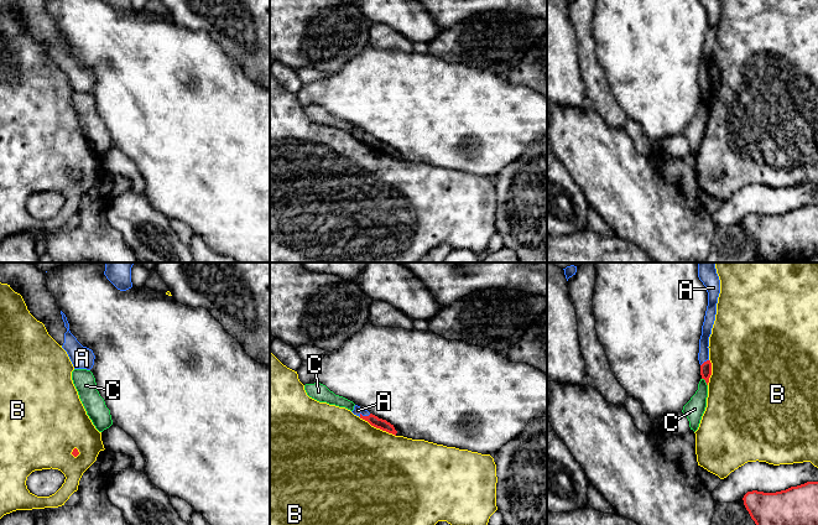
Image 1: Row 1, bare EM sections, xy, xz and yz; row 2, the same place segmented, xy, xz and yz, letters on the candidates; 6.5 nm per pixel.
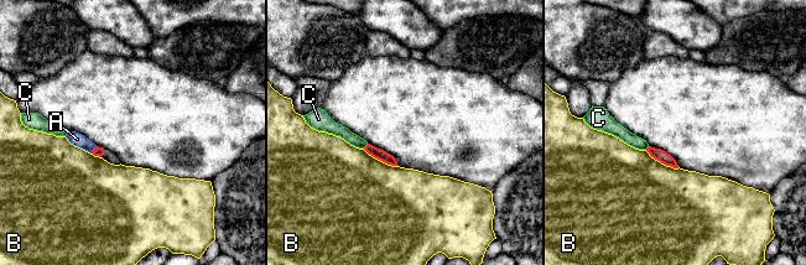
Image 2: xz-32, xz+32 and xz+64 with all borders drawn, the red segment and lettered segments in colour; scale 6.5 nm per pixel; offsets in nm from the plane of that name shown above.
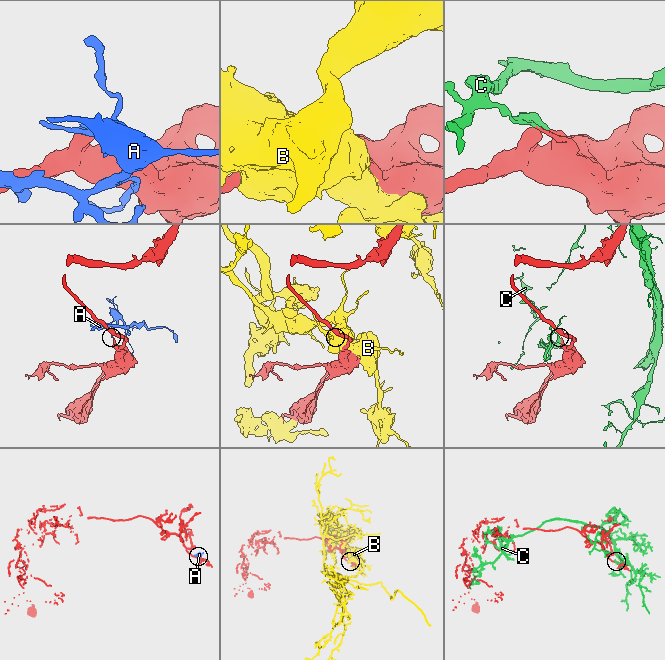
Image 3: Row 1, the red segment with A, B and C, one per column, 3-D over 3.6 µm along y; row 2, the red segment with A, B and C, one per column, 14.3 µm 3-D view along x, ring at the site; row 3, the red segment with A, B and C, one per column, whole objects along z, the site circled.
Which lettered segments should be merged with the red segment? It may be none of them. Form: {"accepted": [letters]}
{"accepted": ["A"]}

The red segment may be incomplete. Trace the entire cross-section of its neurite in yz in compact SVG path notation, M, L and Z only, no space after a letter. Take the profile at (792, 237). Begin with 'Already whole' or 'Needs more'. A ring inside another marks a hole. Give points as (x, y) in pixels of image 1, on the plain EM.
Already whole. M818 204L776 215L752 213L743 223L764 262L809 262L818 254Z

